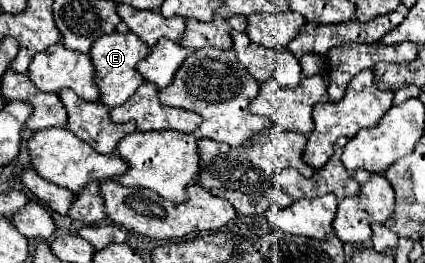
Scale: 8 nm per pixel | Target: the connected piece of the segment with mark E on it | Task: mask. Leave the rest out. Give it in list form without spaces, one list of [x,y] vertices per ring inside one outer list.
[[[114,32],[114,34],[104,34],[94,40],[90,48],[90,60],[94,64],[94,80],[100,90],[100,102],[114,108],[124,104],[140,84],[144,84],[144,78],[136,72],[136,64],[150,52],[150,48],[132,32]]]

